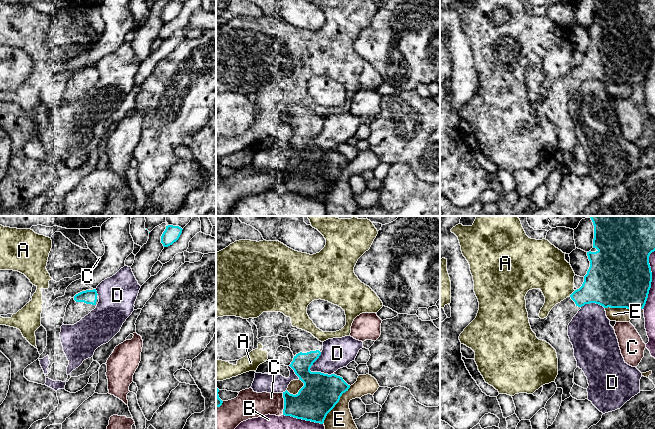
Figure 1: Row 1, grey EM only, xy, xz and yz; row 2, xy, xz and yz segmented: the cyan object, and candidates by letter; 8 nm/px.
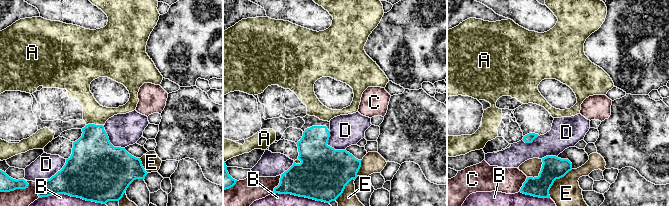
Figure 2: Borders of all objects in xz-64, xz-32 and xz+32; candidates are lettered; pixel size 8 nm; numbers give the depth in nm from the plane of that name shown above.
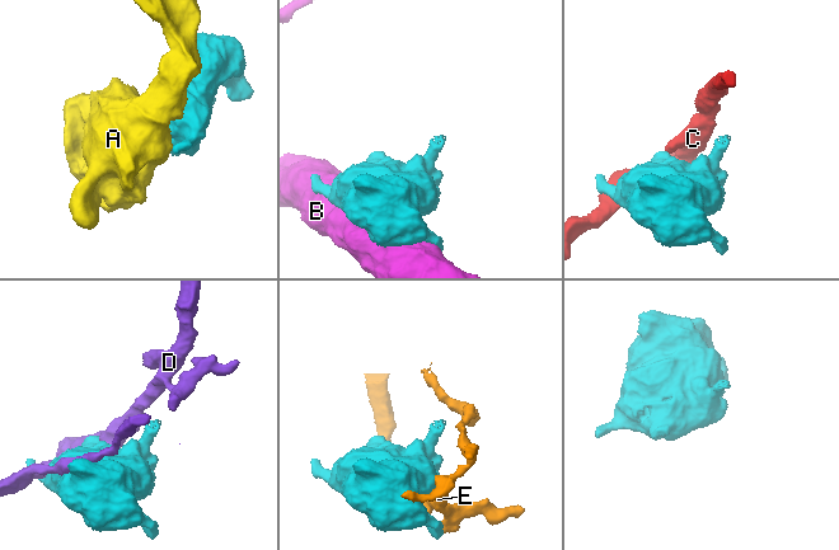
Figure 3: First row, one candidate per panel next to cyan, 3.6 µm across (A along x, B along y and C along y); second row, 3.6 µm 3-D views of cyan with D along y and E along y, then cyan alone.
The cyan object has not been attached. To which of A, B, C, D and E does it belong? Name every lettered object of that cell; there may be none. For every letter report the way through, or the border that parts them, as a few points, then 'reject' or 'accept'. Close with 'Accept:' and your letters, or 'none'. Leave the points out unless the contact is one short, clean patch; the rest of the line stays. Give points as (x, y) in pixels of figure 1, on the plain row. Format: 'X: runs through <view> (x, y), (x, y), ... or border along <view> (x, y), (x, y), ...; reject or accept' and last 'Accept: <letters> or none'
A: reject
B: reject
C: reject
D: reject
E: reject
Accept: none

